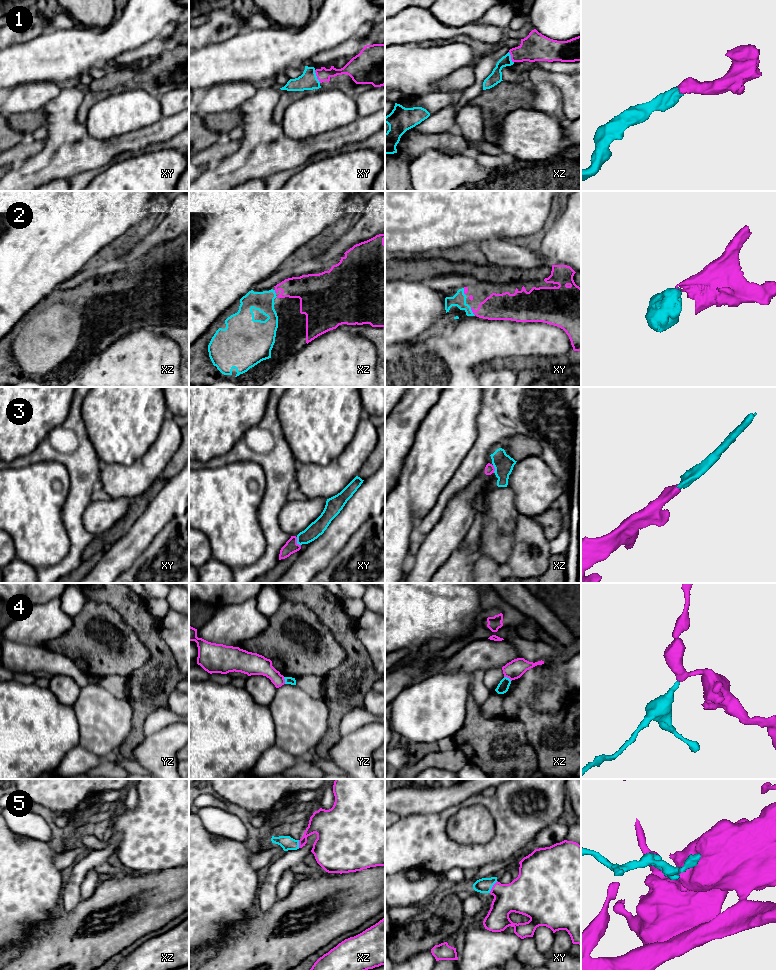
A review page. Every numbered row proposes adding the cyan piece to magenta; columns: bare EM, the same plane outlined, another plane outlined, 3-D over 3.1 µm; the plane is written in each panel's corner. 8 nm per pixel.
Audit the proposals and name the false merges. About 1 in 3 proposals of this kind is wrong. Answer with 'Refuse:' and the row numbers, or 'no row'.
Refuse: 4

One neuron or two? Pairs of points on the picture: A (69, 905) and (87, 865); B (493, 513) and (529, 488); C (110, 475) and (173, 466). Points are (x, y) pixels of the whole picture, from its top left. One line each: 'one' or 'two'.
A: one
B: two
C: two

